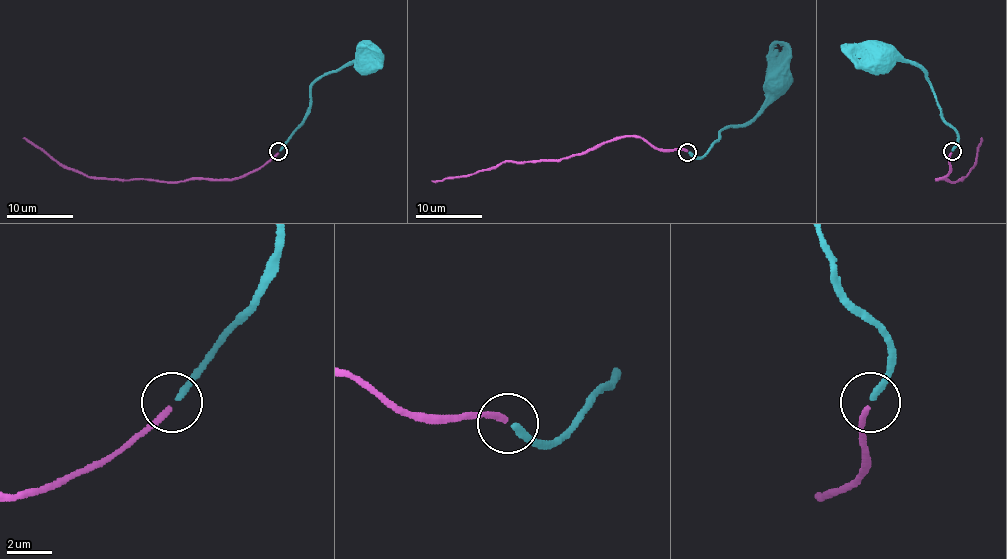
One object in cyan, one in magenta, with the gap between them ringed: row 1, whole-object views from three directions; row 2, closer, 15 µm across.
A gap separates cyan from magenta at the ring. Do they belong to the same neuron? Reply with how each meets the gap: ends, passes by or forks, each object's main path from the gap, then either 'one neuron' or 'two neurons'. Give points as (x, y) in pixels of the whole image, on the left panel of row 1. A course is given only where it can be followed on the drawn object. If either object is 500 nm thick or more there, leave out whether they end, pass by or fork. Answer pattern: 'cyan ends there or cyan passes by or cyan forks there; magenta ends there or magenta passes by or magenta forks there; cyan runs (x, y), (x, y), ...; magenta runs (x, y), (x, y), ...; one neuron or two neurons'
cyan ends there; magenta ends there; cyan runs (279, 151), (305, 117), (310, 104), (310, 87), (327, 74), (337, 72), (362, 57); magenta runs (279, 152), (252, 171), (225, 179), (93, 179), (60, 166), (23, 137); one neuron

